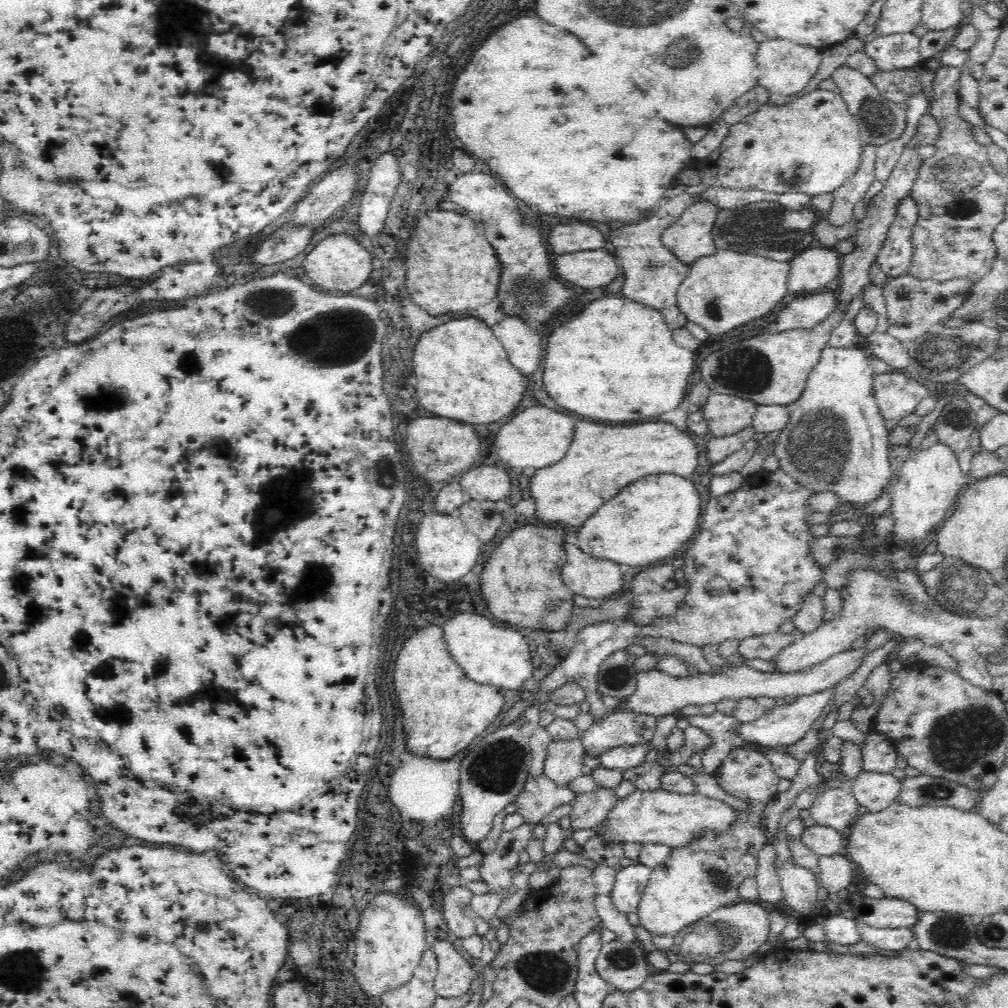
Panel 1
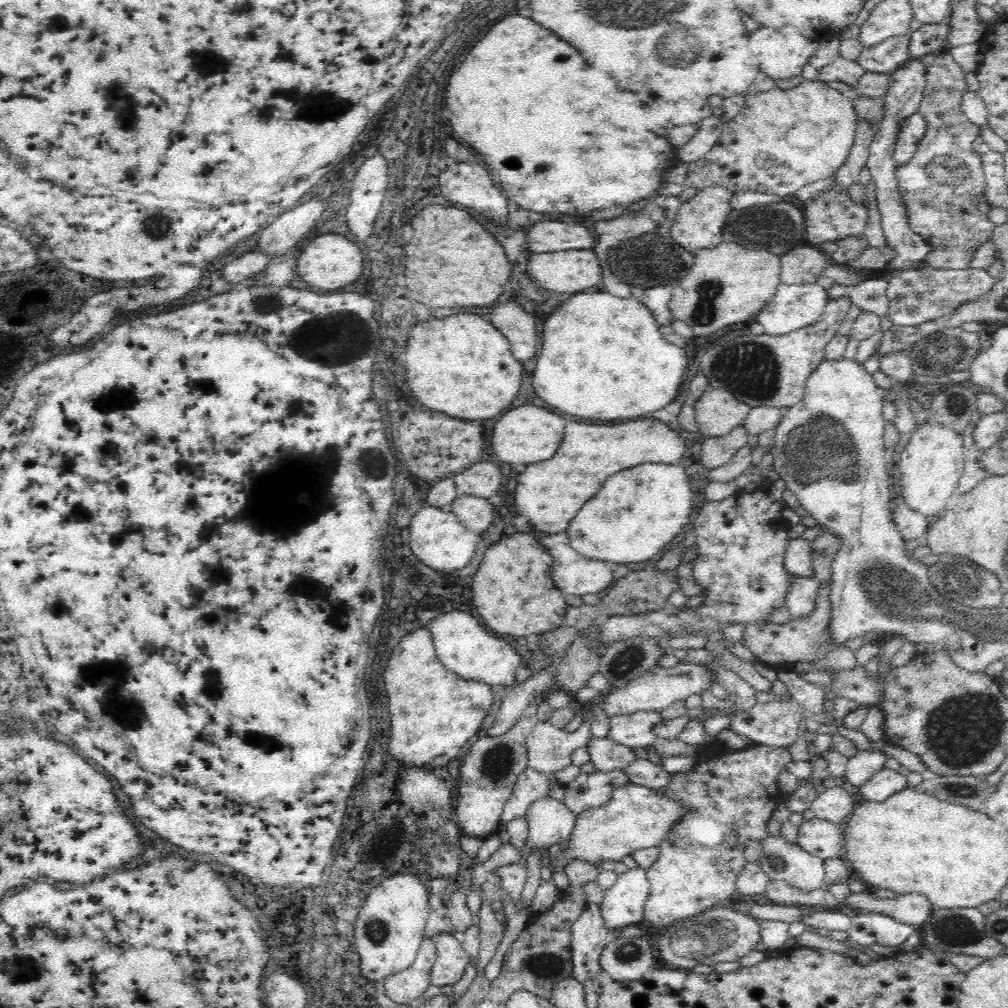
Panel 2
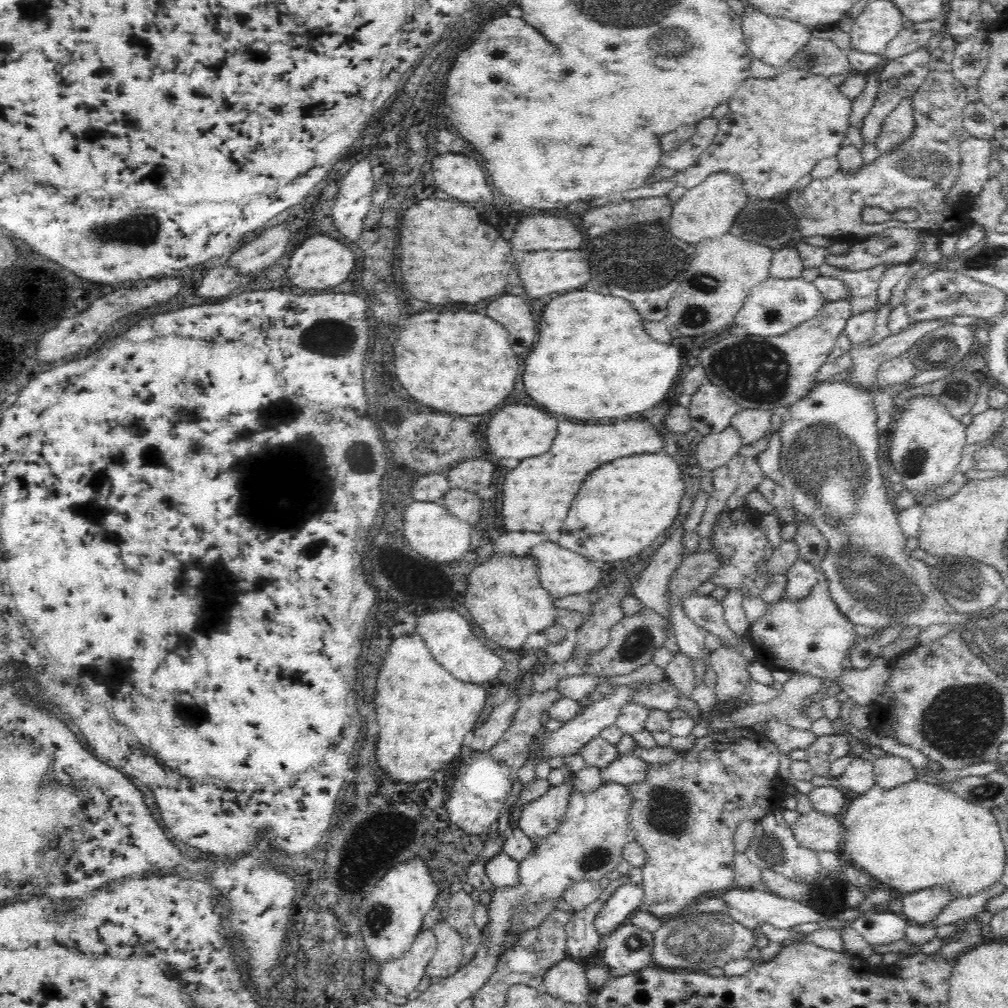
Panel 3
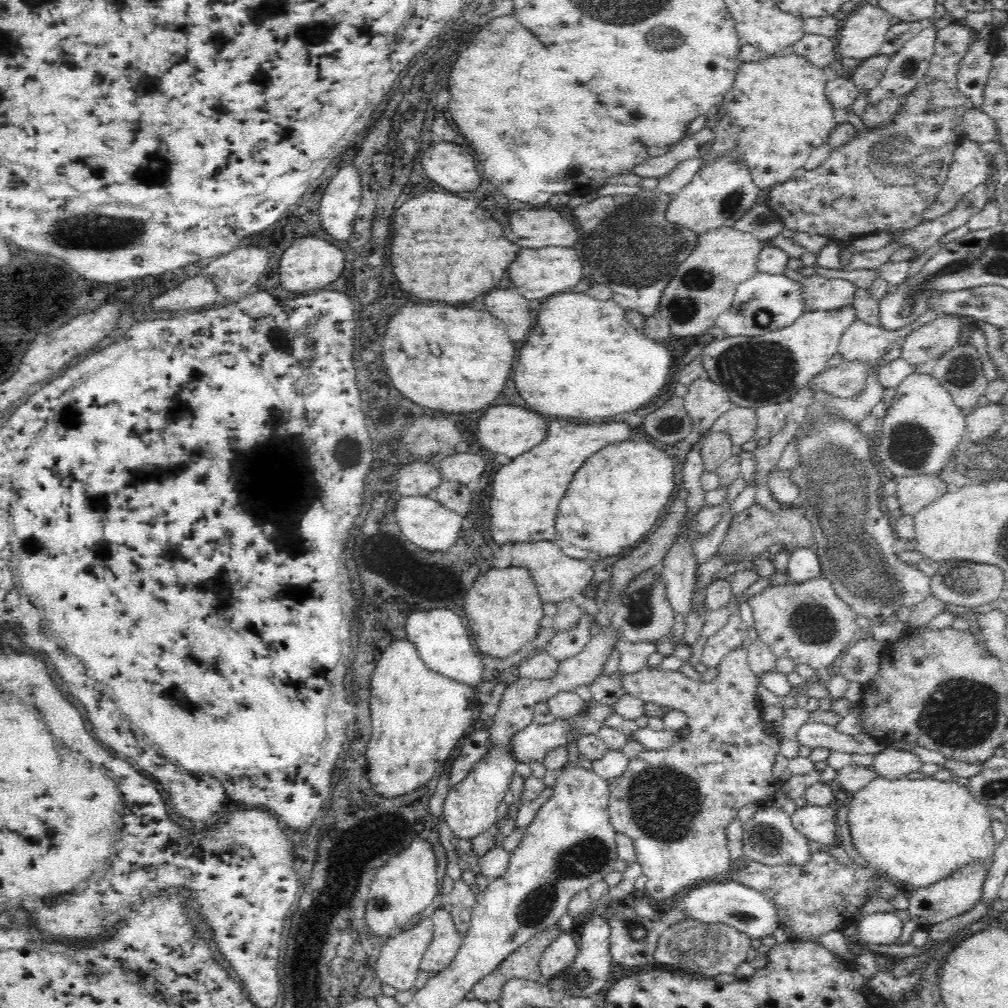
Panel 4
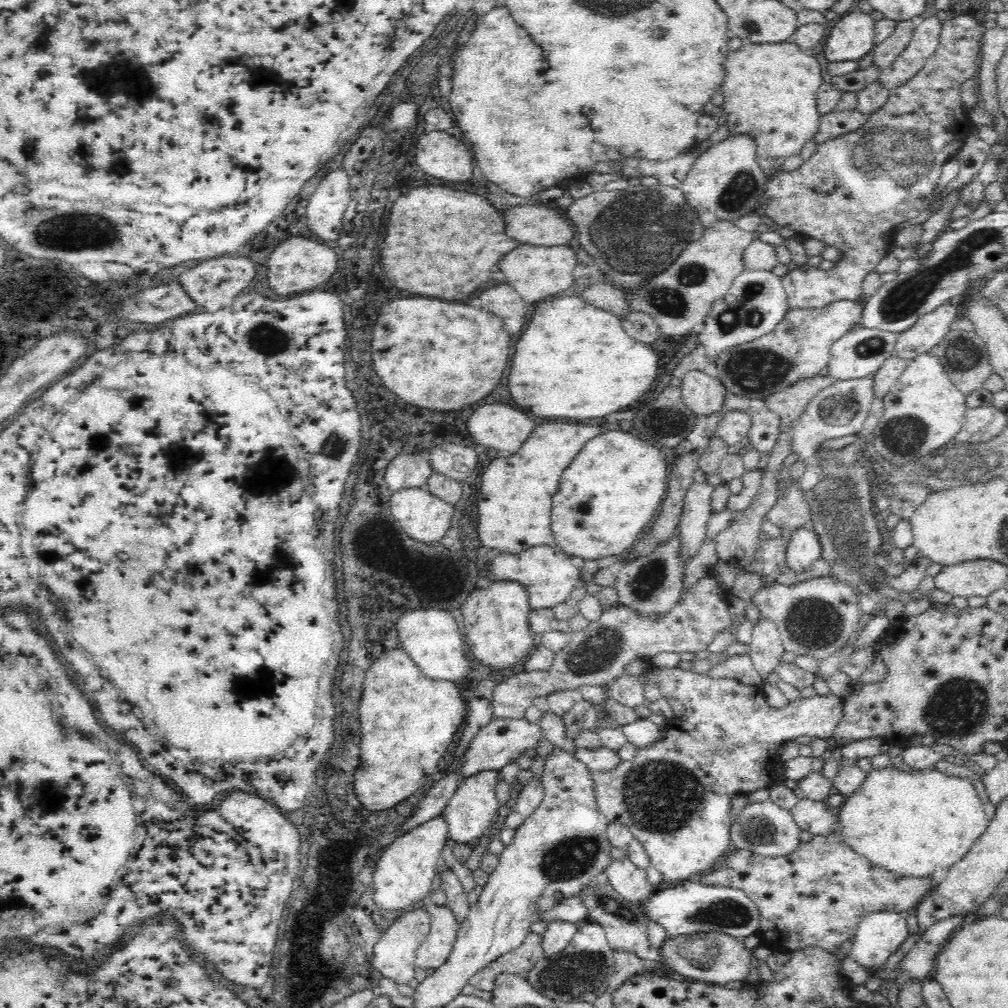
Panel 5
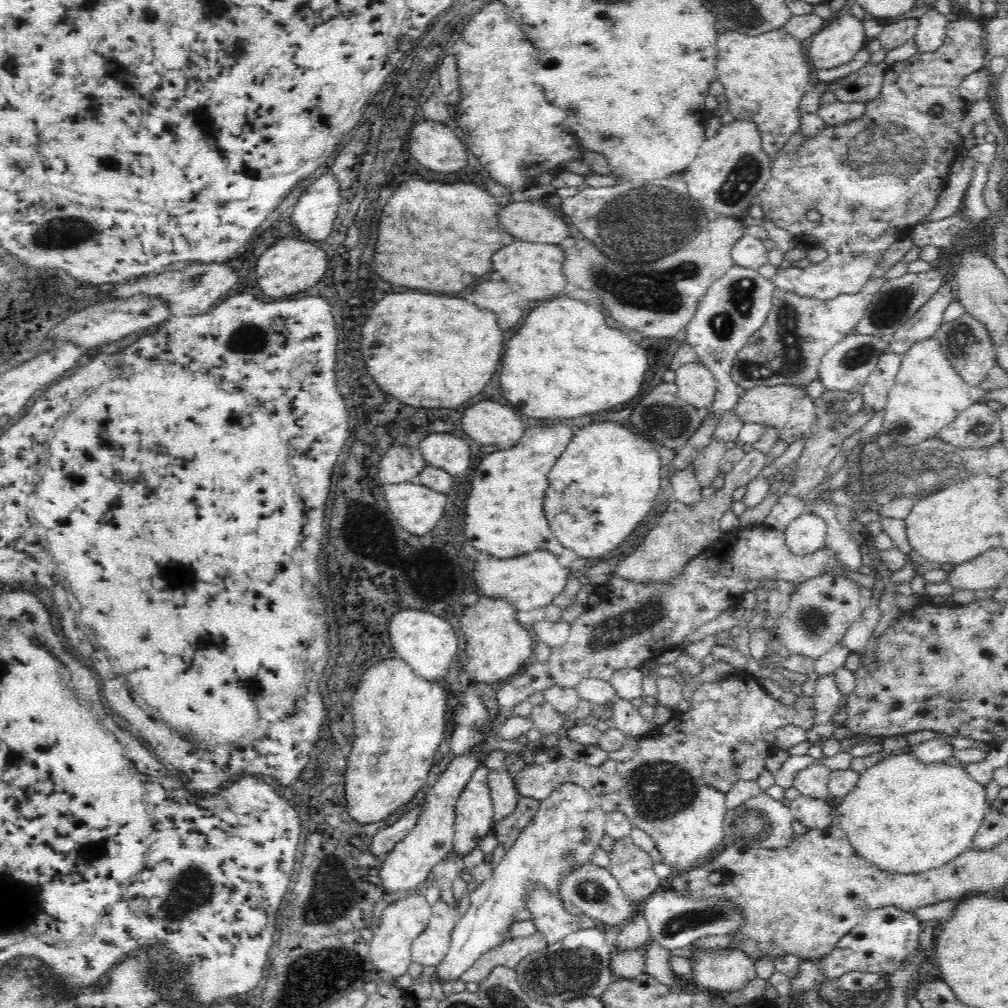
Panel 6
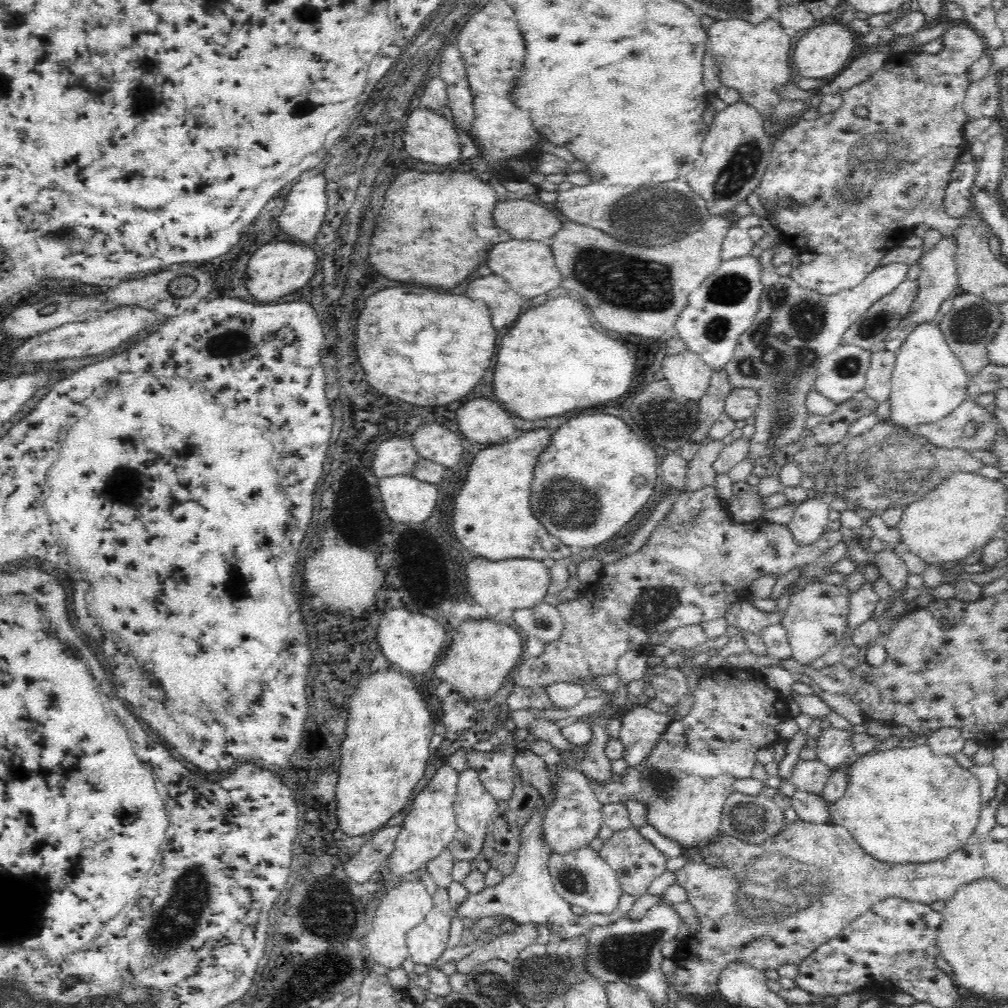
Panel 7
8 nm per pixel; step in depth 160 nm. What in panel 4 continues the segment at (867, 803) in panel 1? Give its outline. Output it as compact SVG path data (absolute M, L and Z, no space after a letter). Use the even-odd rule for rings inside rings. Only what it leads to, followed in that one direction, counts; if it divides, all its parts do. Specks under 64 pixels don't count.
M893 749L881 751L874 756L873 771L877 777L898 780L909 773L920 771L923 765L918 754L912 754L912 752Z

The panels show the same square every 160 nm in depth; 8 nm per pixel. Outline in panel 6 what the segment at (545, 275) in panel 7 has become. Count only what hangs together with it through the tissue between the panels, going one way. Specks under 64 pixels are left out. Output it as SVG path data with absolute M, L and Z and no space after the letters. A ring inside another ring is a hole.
M516 240L512 246L504 246L494 254L494 270L502 274L502 278L510 284L511 290L528 300L547 300L564 292L566 278L562 274L562 264L566 261L565 252L558 245Z

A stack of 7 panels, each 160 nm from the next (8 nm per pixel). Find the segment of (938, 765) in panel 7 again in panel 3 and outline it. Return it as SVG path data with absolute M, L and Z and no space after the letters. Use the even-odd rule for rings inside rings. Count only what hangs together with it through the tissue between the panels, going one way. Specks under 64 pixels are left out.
M910 781L906 784L901 784L884 790L881 786L875 784L869 788L864 794L858 795L848 807L844 820L841 826L845 830L843 834L844 849L843 855L849 861L863 870L870 878L872 878L879 885L886 885L894 890L900 890L902 893L916 892L917 890L928 889L934 886L949 888L957 898L962 896L972 896L976 892L984 892L988 888L992 888L994 884L1000 884L1006 866L1006 848L1000 835L1000 828L998 827L996 818L991 809L984 808L978 804L974 804L960 798L953 790L946 790L940 788L939 785L926 783L924 781Z

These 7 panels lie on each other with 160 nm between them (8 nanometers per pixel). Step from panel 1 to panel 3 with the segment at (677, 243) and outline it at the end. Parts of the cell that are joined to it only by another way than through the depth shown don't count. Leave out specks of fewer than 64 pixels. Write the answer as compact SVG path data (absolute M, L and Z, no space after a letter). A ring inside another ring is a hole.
M714 172L704 182L687 189L686 194L673 203L670 232L690 245L698 245L707 239L716 239L727 234L736 220L736 214L750 202L741 180L727 172Z

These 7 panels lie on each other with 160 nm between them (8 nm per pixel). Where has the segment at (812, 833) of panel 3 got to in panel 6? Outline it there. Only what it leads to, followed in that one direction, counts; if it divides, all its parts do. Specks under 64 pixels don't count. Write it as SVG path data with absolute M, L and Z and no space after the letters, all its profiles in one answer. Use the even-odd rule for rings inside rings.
M800 795L790 801L789 809L795 820L808 829L826 829L834 825L833 806L829 799Z

